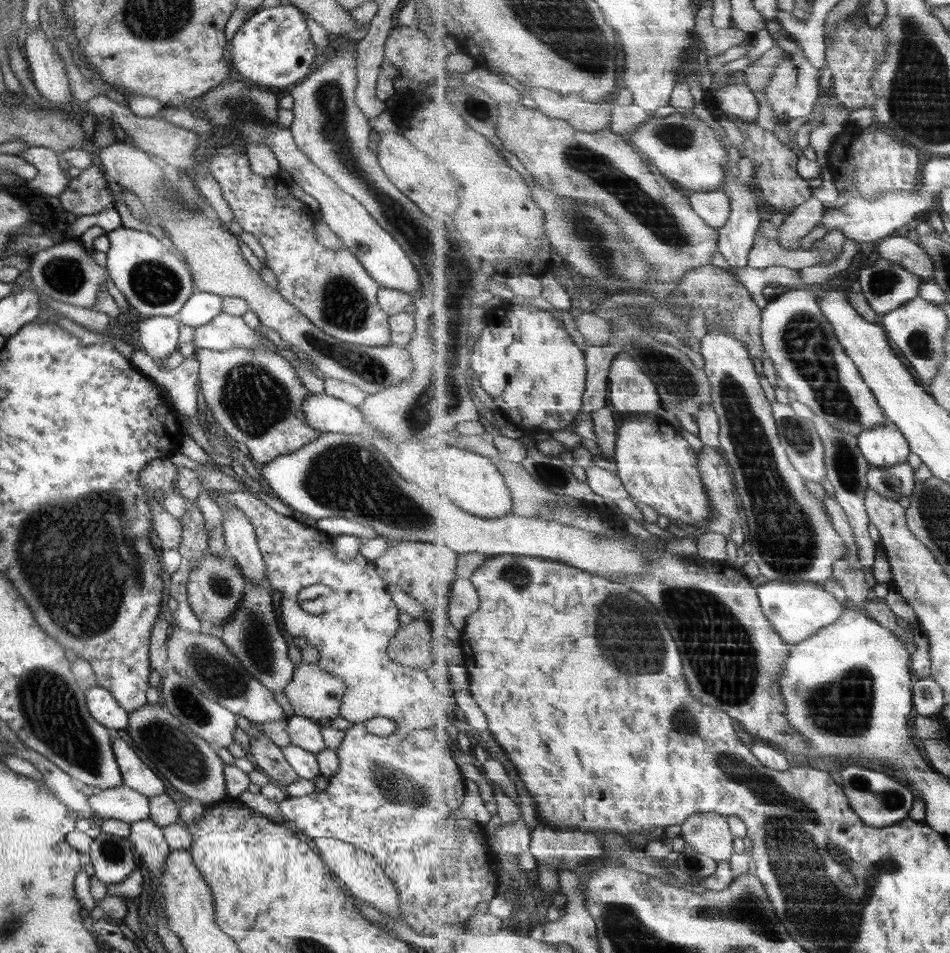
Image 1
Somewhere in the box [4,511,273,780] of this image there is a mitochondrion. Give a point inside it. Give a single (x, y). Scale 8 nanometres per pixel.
(48, 701)

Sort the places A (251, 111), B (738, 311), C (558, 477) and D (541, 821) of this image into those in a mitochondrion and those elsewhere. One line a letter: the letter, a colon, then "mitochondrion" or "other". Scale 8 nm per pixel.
A: mitochondrion
B: other
C: mitochondrion
D: other

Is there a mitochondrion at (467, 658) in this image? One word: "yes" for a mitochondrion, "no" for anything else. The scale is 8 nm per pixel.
no

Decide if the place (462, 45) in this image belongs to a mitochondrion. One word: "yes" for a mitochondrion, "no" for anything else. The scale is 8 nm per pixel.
no

